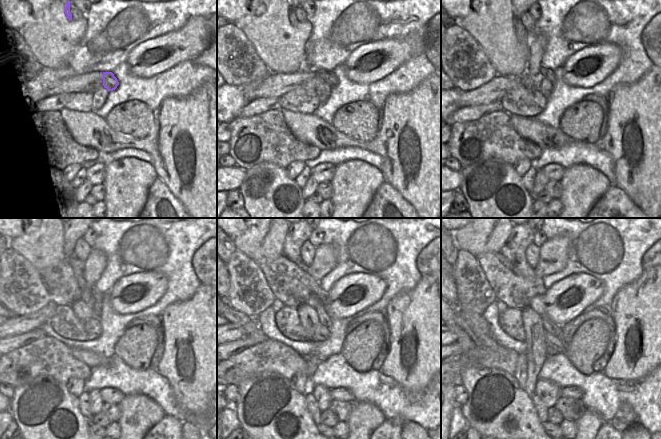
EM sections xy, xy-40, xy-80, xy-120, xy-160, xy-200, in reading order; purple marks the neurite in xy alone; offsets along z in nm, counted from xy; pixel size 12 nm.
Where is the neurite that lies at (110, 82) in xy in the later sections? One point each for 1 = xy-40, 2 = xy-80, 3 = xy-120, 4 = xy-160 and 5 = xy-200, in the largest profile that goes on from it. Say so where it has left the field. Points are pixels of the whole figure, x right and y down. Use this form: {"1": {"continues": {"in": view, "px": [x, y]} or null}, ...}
{"1": {"continues": {"in": "xy-40", "px": [329, 77]}}, "2": {"continues": {"in": "xy-80", "px": [547, 73]}}, "3": {"continues": {"in": "xy-120", "px": [96, 294]}}, "4": {"continues": {"in": "xy-160", "px": [310, 282]}}, "5": {"continues": {"in": "xy-200", "px": [536, 284]}}}

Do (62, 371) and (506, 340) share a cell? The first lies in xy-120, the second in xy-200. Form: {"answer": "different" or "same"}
{"answer": "different"}

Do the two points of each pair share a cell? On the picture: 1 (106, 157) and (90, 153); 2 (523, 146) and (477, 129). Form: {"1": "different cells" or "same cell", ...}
{"1": "different cells", "2": "same cell"}

